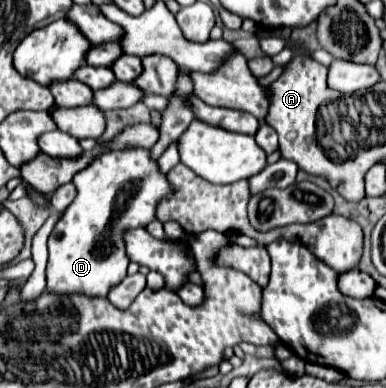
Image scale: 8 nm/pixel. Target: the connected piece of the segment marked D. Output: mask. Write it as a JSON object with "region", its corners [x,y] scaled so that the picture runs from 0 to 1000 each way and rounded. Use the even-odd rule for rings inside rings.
{"region":[[[378,384],[269,394],[192,456],[192,477],[202,503],[124,616],[130,668],[119,688],[119,745],[145,755],[280,760],[280,745],[326,714],[337,678],[316,616],[321,590],[373,588],[404,564],[399,544],[409,513],[435,503],[440,477]]]}

